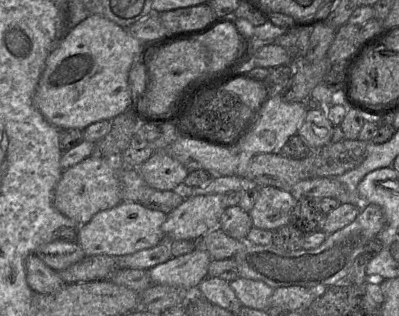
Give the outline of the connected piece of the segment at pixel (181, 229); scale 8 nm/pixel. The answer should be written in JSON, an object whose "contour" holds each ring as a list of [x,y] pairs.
{"contour":[[[223,194],[196,195],[167,214],[162,231],[167,240],[195,240],[219,227],[227,207]]]}

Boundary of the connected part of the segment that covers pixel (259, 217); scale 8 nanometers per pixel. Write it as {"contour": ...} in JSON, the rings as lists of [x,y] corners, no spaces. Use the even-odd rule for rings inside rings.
{"contour":[[[275,186],[258,188],[258,197],[249,211],[253,227],[274,231],[289,224],[296,197],[290,191]]]}

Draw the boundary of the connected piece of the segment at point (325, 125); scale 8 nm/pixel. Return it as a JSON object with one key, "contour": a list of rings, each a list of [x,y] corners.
{"contour":[[[307,109],[297,133],[312,149],[331,142],[332,131],[333,125],[327,118],[326,109]]]}

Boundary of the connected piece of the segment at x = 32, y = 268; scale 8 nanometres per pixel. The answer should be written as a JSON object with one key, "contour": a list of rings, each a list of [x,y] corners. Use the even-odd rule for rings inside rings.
{"contour":[[[34,254],[25,260],[25,271],[27,283],[36,294],[55,293],[66,285],[55,270],[45,265]]]}

